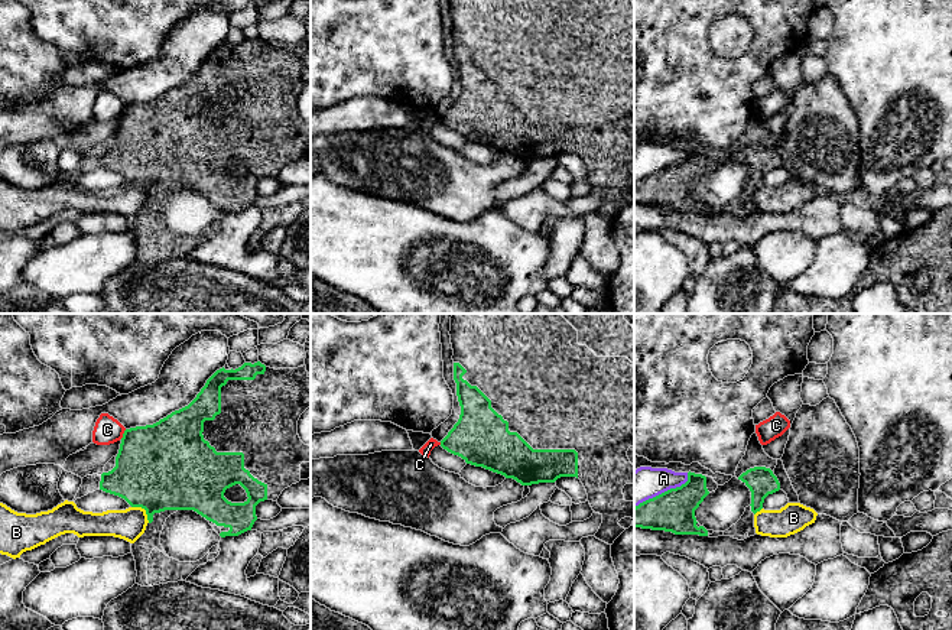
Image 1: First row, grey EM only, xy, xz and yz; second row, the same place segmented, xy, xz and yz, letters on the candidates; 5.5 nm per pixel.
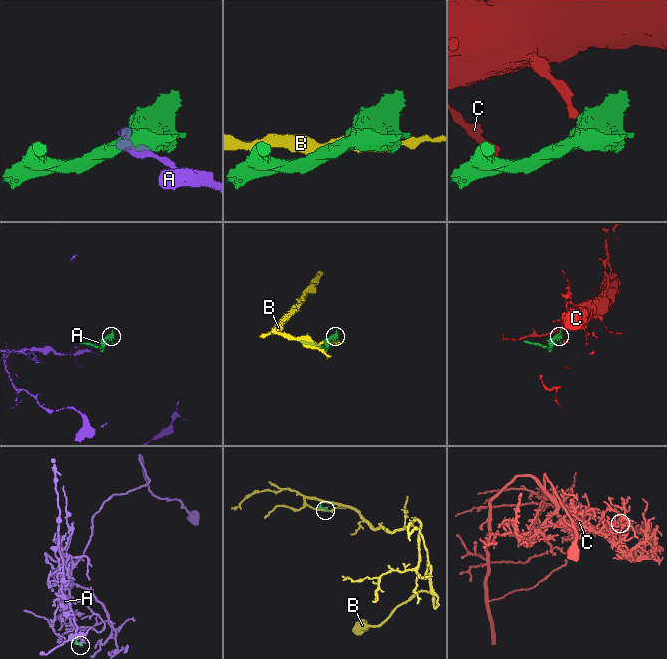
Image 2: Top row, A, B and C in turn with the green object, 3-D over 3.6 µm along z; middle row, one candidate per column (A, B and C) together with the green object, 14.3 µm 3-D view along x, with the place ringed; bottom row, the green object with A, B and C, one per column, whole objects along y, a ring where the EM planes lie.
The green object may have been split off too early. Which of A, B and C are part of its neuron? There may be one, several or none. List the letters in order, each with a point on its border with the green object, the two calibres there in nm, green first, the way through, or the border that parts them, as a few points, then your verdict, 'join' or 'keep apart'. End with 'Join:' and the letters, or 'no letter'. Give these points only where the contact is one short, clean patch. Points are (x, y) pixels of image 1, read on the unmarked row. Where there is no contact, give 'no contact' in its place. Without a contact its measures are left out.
A: meets green in yz at (665, 168); 240 nm thick on the green side, 190 nm on the other; keep apart
B: meets green in xy at (145, 185); 480 nm thick on the green side, 170 nm on the other; keep apart
C: meets green in xy at (123, 110); 460 nm thick on the green side, 150 nm on the other; border along xy (126, 106), (120, 114); keep apart
Join: no letter

